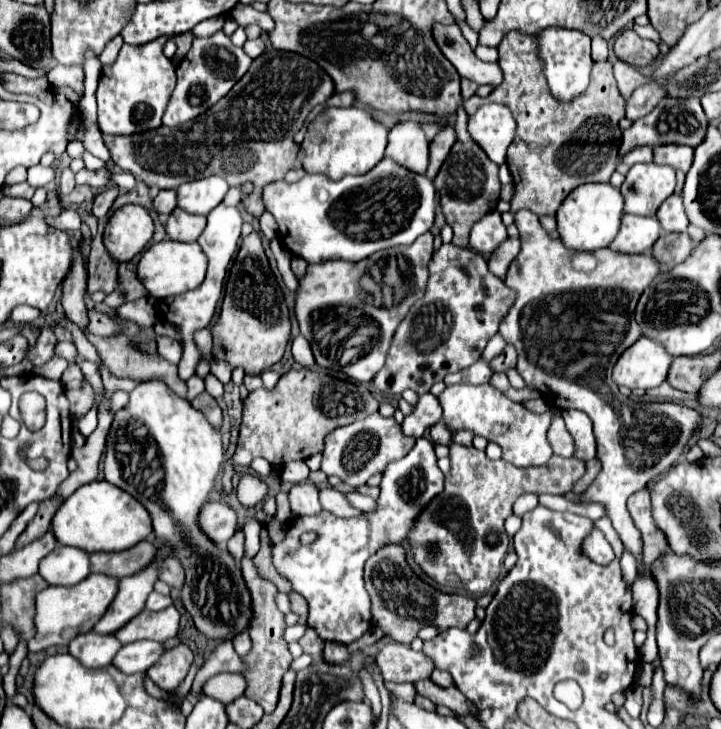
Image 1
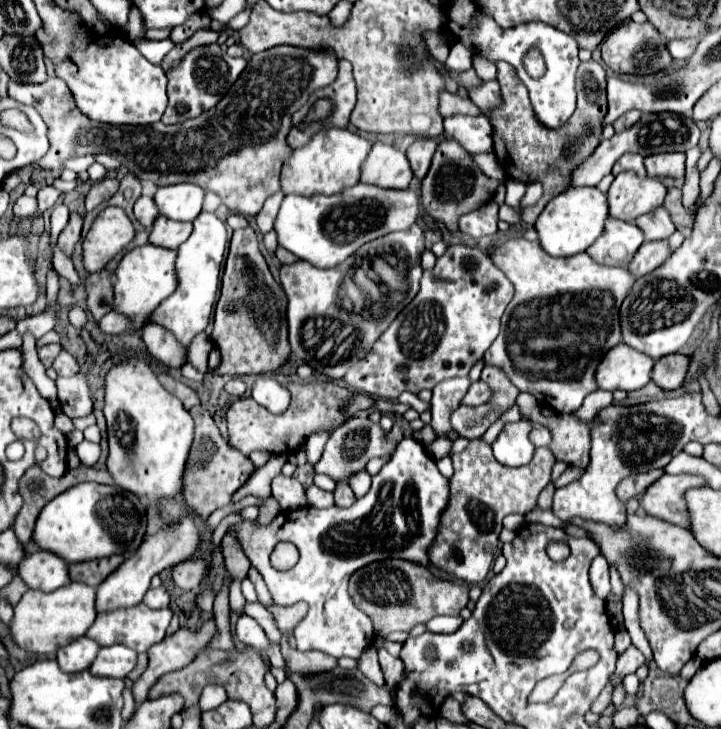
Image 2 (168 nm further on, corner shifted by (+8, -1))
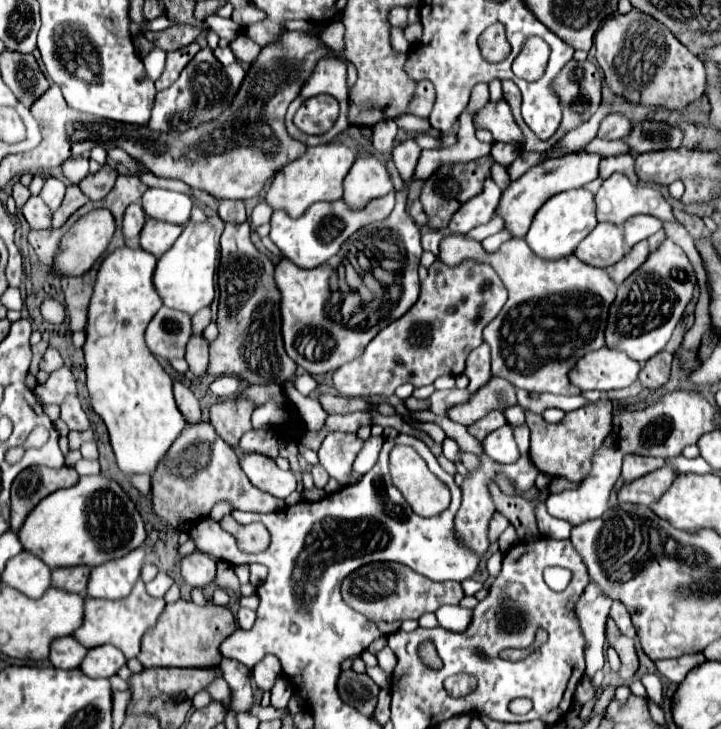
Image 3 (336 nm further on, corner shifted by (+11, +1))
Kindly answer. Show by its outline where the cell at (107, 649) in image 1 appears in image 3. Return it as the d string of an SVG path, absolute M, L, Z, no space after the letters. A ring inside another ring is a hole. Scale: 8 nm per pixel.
M69 635L69 637L59 637L57 641L53 641L49 661L53 667L59 667L59 669L77 669L85 655L87 655L87 649L79 645L75 637Z

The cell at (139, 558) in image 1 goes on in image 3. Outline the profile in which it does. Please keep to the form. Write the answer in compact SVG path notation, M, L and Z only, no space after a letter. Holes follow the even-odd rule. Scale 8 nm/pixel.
M79 565L79 567L61 567L51 571L51 587L63 589L69 593L85 595L87 581L89 581L89 567Z

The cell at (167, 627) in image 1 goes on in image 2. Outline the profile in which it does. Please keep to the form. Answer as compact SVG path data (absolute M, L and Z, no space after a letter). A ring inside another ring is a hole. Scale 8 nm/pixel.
M142 603L136 607L128 607L128 609L120 609L120 611L112 611L108 615L98 615L94 625L88 629L88 637L96 639L96 643L100 643L102 647L106 645L116 645L122 643L138 653L148 651L154 643L160 643L166 635L166 629L170 625L172 619L172 611L170 609L148 609Z

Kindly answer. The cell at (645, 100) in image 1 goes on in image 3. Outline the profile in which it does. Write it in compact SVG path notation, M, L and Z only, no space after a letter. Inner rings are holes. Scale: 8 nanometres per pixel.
M607 115L597 131L597 137L601 139L623 139L631 133L631 123L623 115Z

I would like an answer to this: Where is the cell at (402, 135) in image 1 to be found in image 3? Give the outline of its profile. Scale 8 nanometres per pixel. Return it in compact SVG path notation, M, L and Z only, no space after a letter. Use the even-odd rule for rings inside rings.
M373 155L359 157L343 181L343 203L349 209L363 209L371 199L393 191L385 161Z

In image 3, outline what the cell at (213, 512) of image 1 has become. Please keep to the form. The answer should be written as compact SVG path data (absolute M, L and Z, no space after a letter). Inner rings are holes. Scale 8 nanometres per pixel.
M135 549L133 553L109 561L103 565L97 565L89 573L89 585L87 595L97 599L123 599L131 593L135 581L139 579L141 567L143 567L143 549Z

